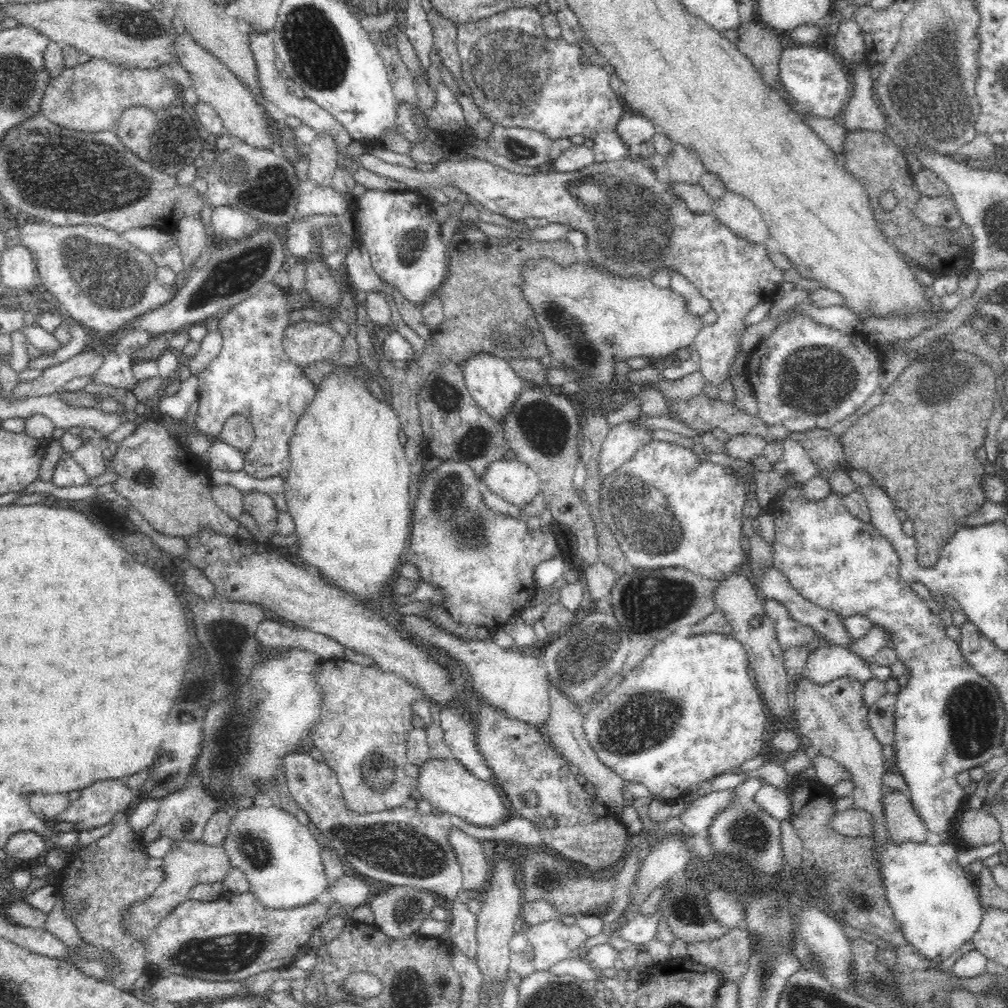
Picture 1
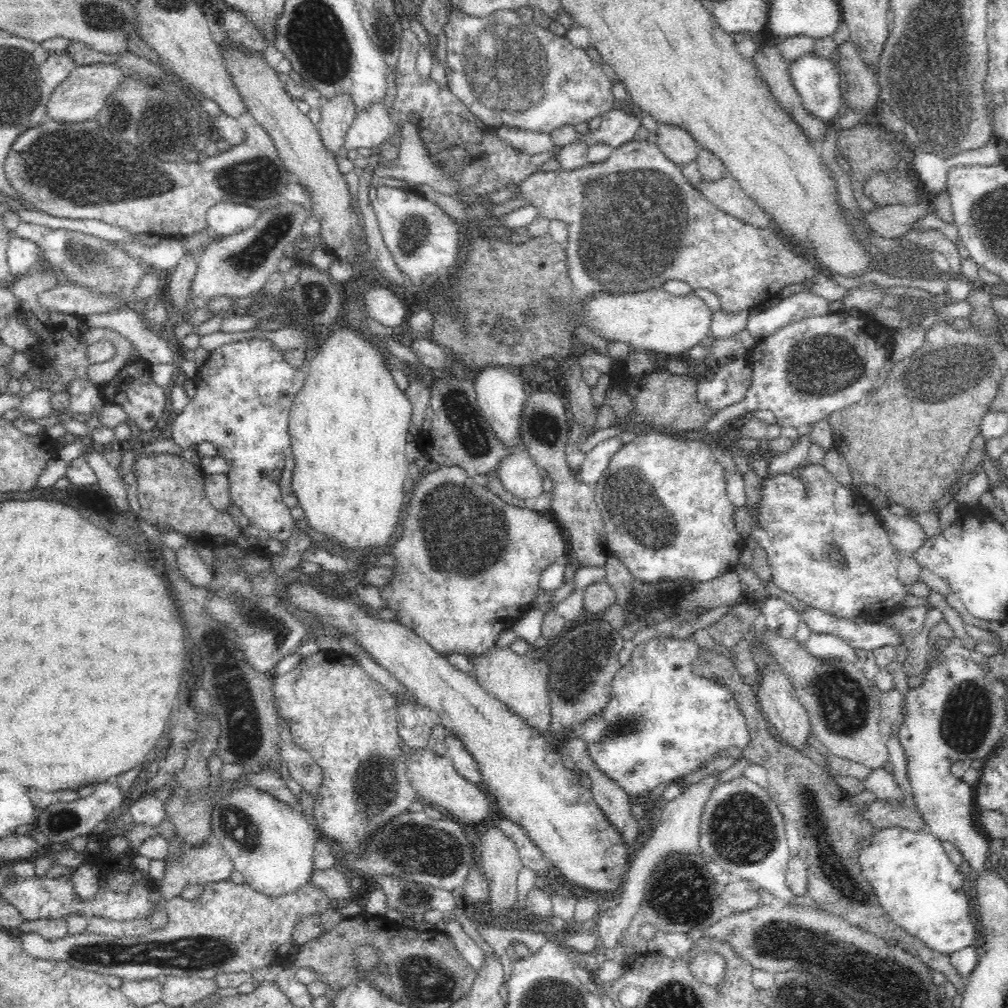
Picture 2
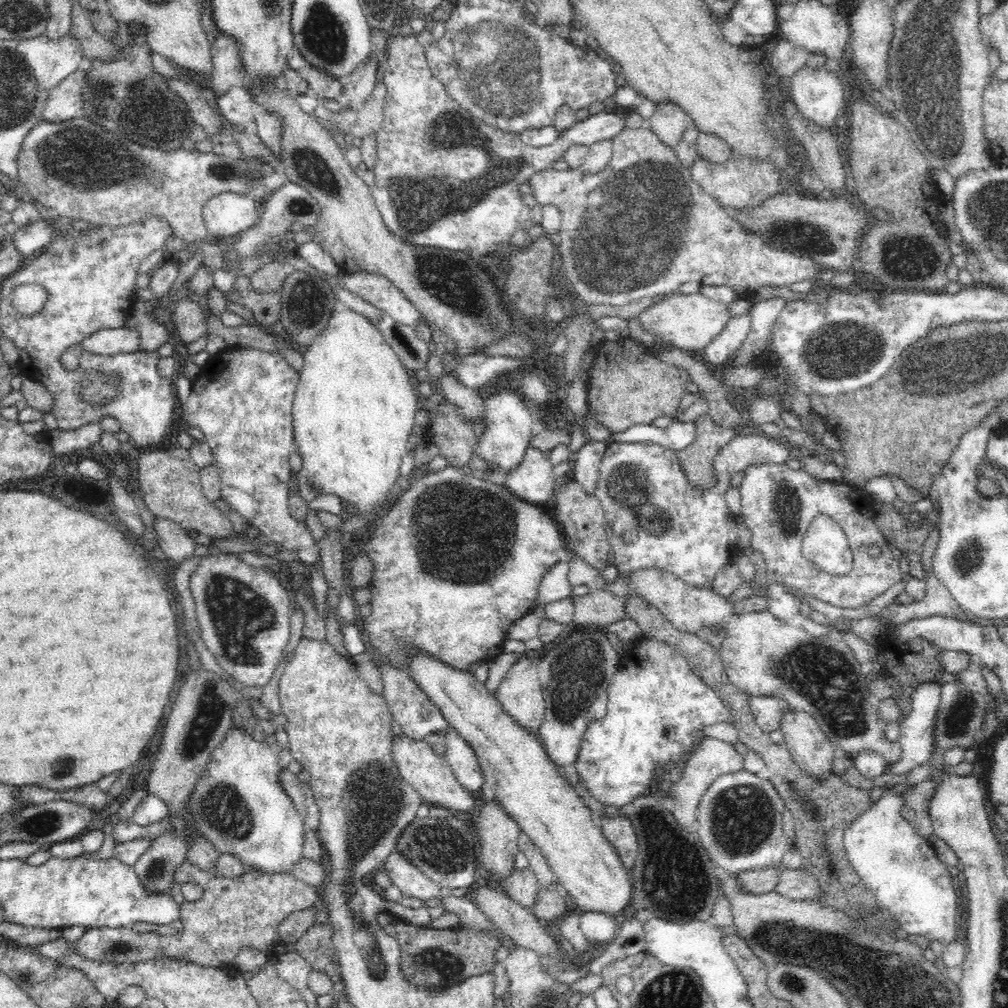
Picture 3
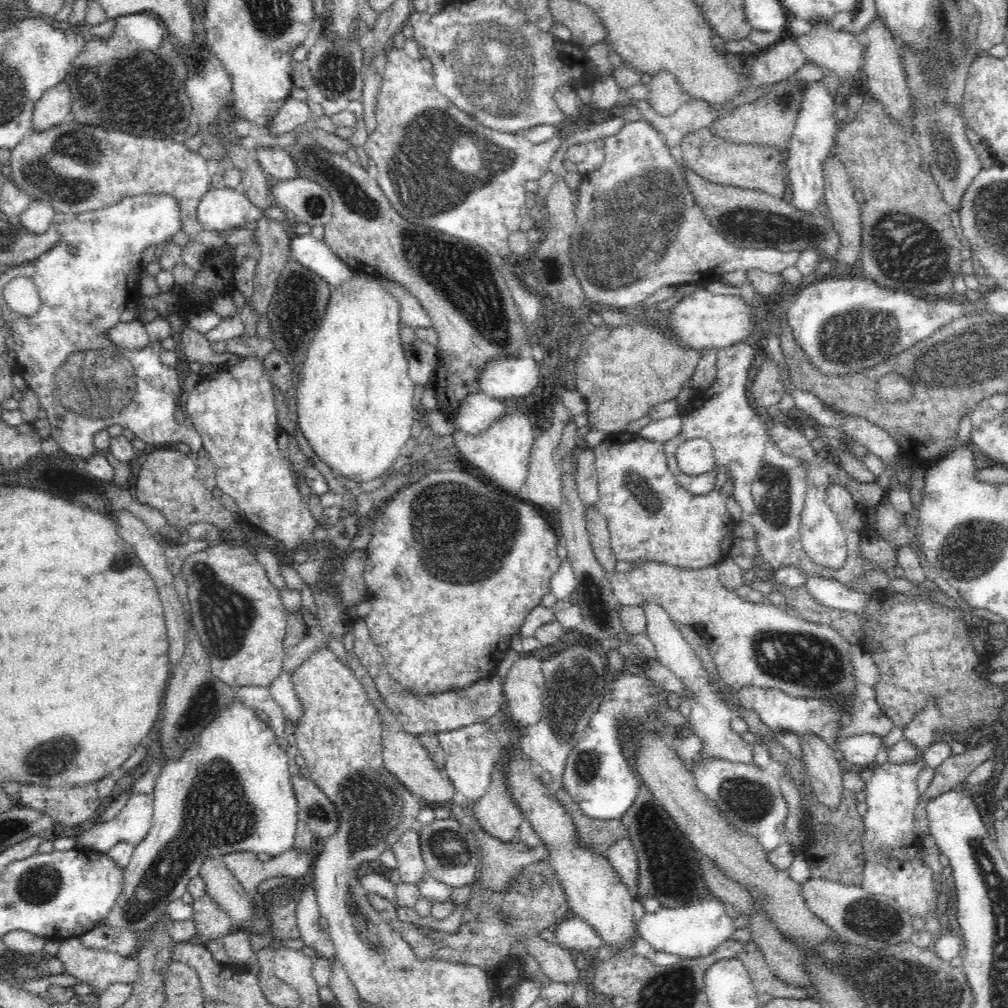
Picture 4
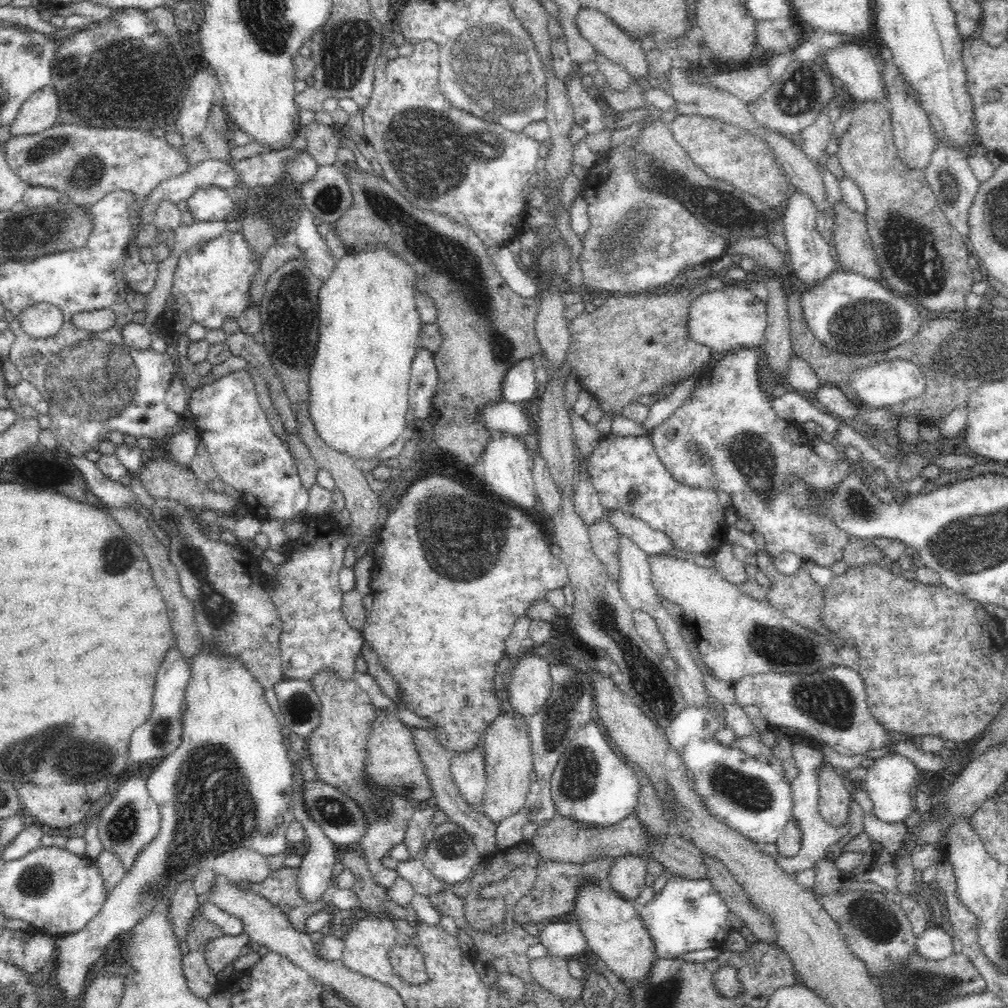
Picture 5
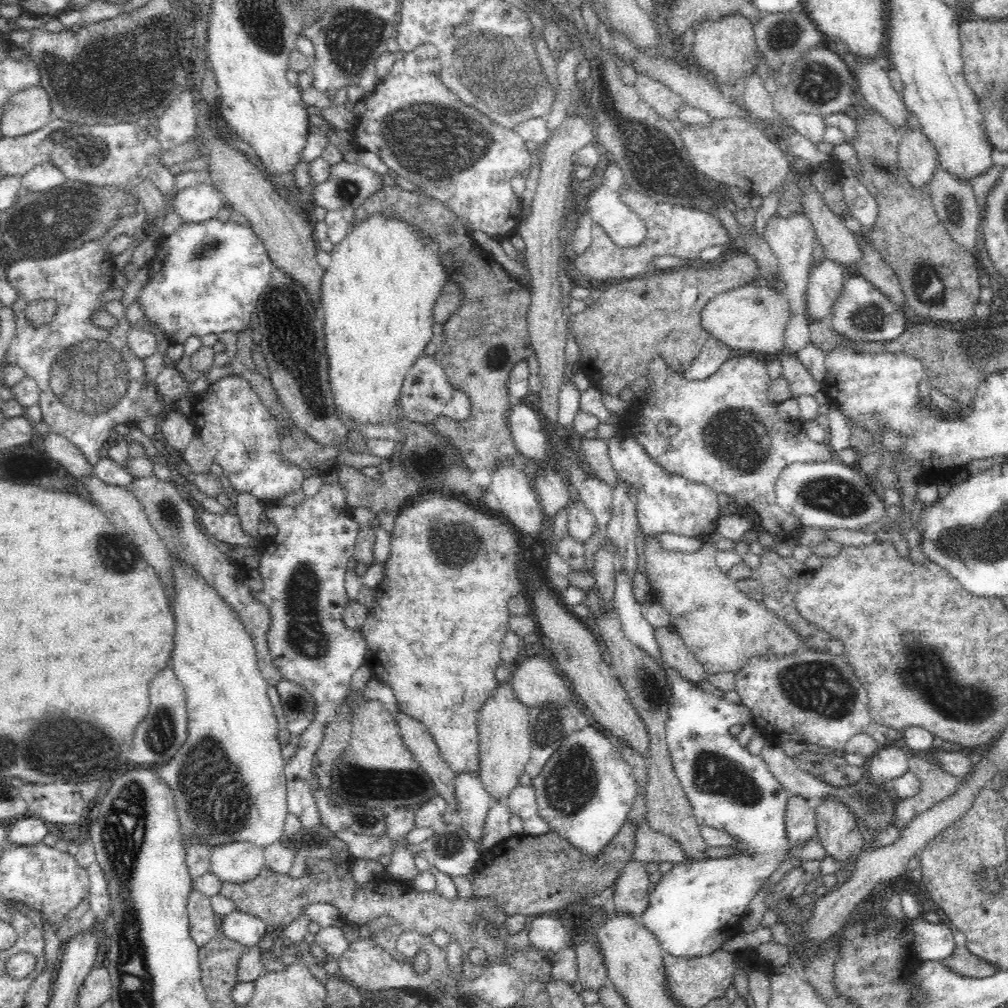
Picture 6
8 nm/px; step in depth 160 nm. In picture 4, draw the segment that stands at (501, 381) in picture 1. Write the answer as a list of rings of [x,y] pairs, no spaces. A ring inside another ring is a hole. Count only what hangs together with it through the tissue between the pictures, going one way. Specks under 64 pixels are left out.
[[[506,411],[488,430],[482,434],[466,434],[462,430],[452,433],[455,442],[455,451],[459,452],[474,466],[486,475],[492,482],[502,486],[504,490],[512,492],[512,496],[521,497],[524,494],[525,480],[528,476],[529,456],[536,436],[532,422],[522,412]]]

